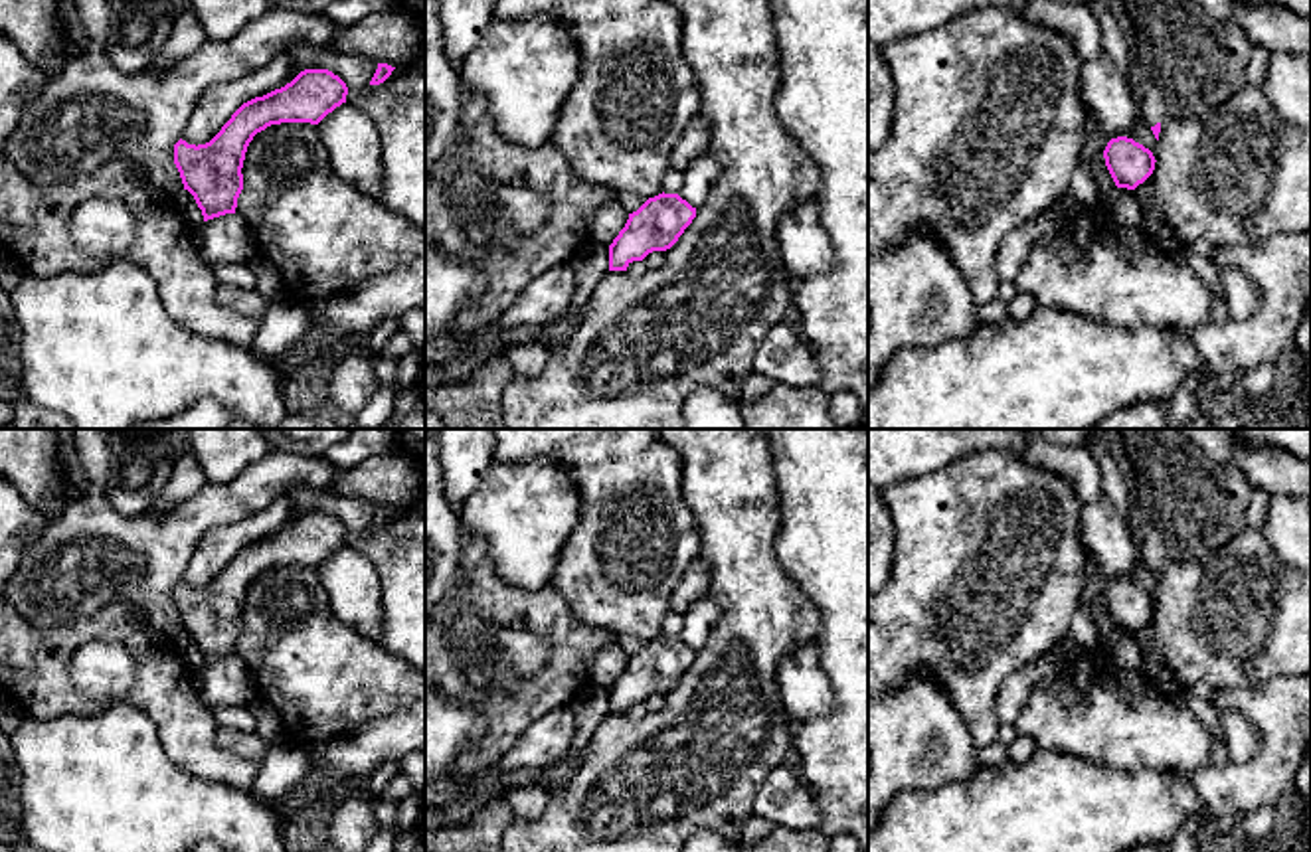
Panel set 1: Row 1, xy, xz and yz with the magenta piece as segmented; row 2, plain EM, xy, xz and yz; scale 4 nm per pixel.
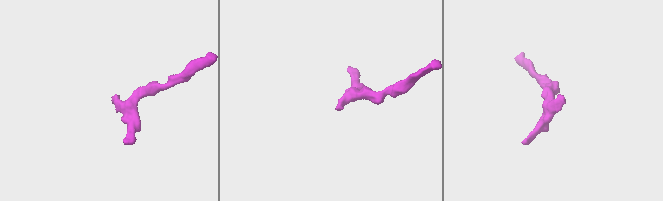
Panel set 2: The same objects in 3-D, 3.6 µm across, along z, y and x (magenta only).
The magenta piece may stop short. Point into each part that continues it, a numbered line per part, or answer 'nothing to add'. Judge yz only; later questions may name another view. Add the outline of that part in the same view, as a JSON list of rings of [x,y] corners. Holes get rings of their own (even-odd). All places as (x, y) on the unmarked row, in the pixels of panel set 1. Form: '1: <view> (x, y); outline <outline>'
1: yz (1191, 507); outline [[[1119,429],[1133,465],[1143,516],[1139,559],[1145,569],[1169,561],[1208,561],[1246,528],[1254,488],[1236,469],[1214,465],[1182,429]]]

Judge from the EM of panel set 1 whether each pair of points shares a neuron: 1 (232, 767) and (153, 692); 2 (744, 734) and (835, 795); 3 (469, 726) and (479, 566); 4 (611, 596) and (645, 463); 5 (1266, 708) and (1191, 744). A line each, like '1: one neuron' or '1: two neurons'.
1: one neuron
2: two neurons
3: two neurons
4: one neuron
5: two neurons

